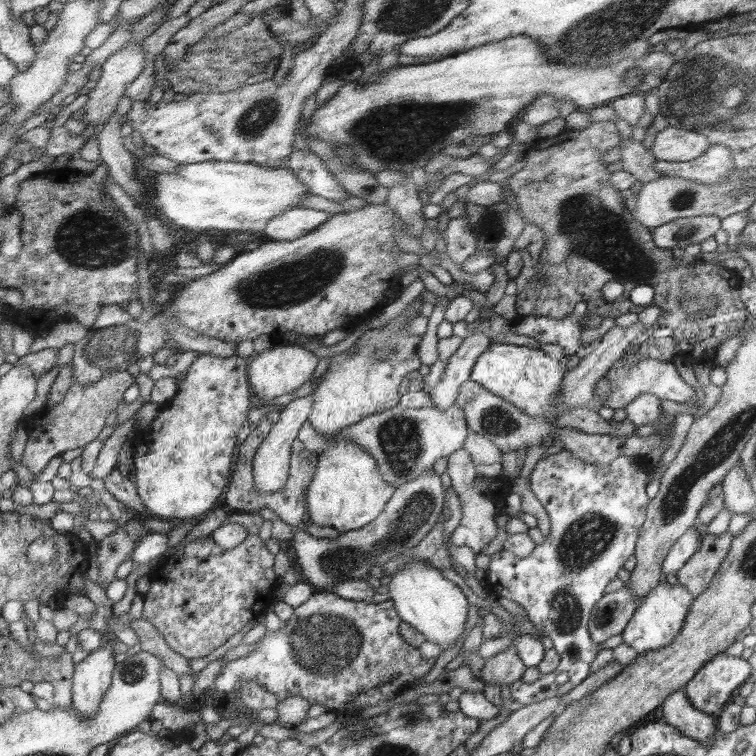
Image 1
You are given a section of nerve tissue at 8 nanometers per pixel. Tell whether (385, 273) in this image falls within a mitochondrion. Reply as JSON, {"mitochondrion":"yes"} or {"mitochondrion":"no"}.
{"mitochondrion":"no"}

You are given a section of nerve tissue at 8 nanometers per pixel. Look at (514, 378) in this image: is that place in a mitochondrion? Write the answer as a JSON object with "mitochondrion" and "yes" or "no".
{"mitochondrion":"no"}

